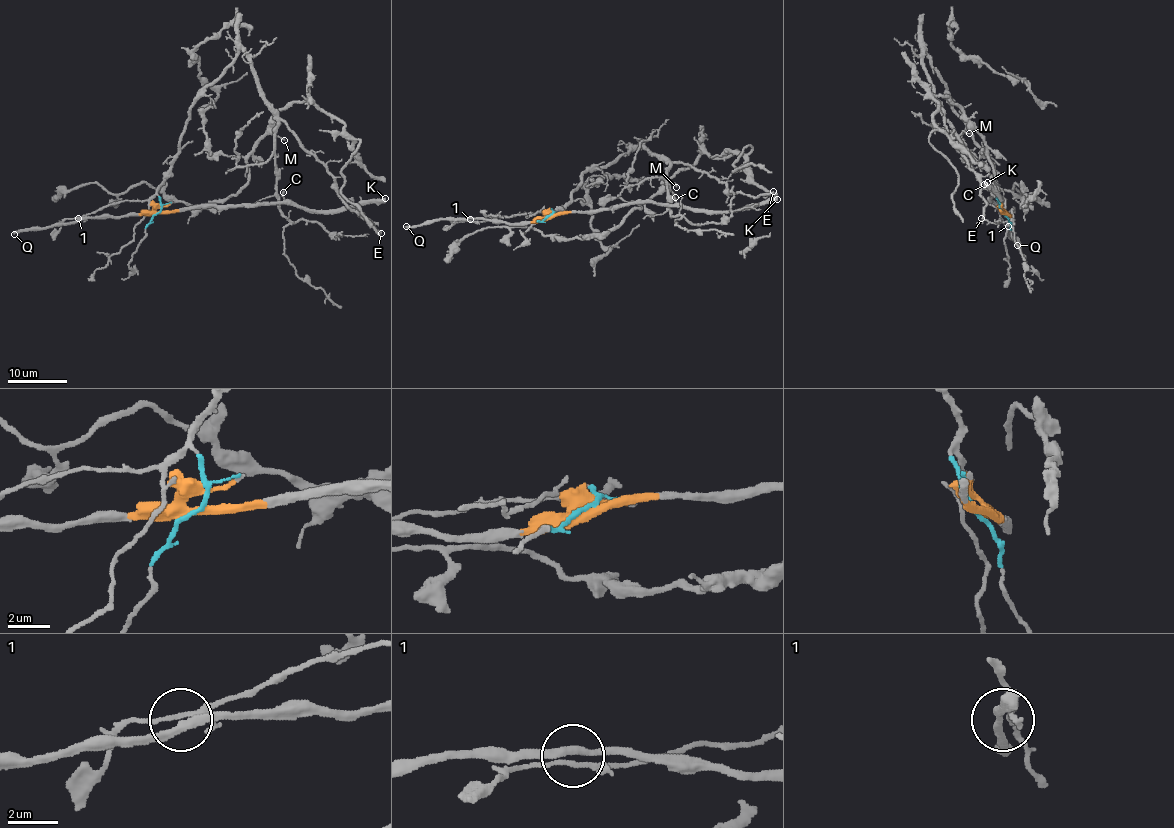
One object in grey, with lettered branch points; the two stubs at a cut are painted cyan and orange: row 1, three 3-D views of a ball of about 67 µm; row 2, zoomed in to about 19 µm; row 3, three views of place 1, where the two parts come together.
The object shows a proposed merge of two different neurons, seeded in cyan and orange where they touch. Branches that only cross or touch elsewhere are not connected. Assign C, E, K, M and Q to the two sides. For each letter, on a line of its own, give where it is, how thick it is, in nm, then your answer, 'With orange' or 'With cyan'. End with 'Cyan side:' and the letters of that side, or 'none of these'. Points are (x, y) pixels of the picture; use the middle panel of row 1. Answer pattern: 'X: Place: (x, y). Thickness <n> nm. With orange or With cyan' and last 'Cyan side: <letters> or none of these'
C: Place: (675, 197). Thickness 170 nm. With orange
E: Place: (773, 191). Thickness 260 nm. With cyan
K: Place: (777, 199). Thickness 480 nm. With orange
M: Place: (676, 187). Thickness 120 nm. With cyan
Q: Place: (406, 226). Thickness 240 nm. With orange
Cyan side: E, M

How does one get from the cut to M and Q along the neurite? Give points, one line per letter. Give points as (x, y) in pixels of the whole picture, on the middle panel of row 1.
M: (549, 216), (549, 209), (570, 202), (586, 171), (604, 168), (640, 146), (669, 164), (669, 181), (676, 186)
Q: (550, 216), (537, 216), (532, 221), (513, 224), (485, 219), (447, 219), (405, 227)

